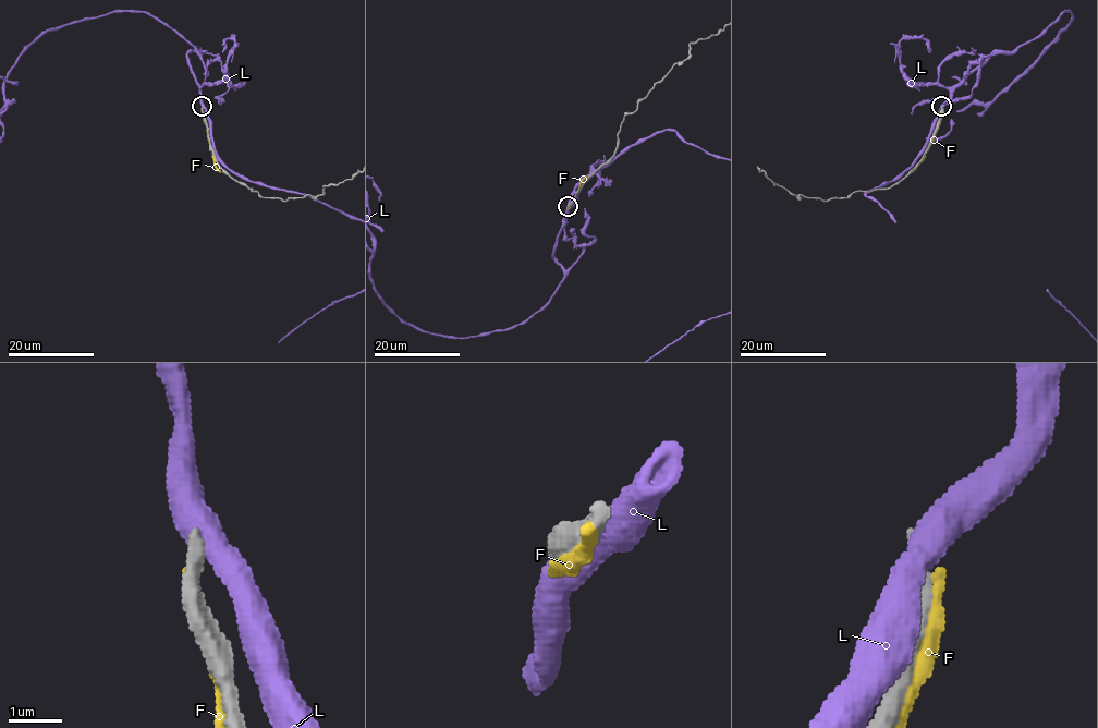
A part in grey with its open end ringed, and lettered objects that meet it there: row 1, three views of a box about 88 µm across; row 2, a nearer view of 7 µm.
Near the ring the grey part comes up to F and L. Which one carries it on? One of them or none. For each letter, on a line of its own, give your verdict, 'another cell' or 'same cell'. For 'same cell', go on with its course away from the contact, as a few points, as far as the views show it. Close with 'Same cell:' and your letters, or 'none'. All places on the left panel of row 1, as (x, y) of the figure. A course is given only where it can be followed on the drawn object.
F: another cell
L: another cell
Same cell: none

